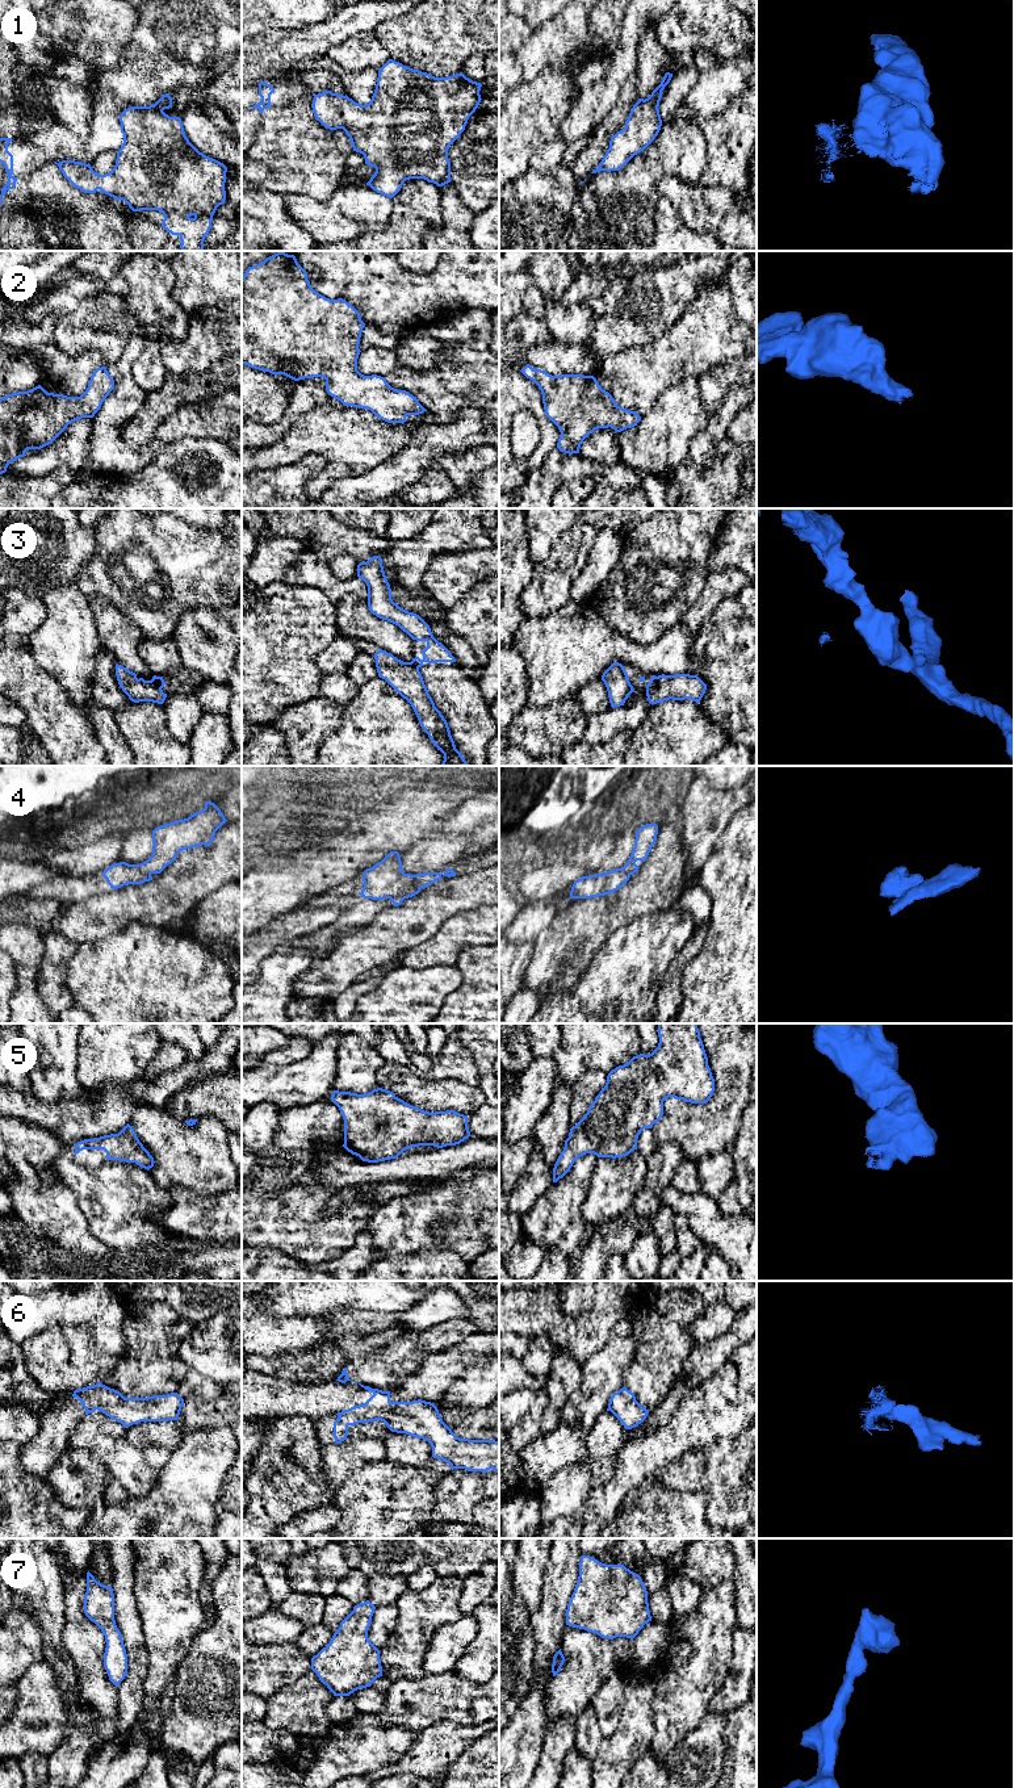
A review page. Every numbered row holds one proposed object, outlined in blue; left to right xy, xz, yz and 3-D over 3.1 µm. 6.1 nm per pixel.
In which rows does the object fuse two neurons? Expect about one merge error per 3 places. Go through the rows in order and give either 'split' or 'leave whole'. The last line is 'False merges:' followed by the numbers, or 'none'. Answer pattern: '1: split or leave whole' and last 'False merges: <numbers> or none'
1: split
2: leave whole
3: split
4: split
5: leave whole
6: leave whole
7: leave whole
False merges: 1, 3, 4

